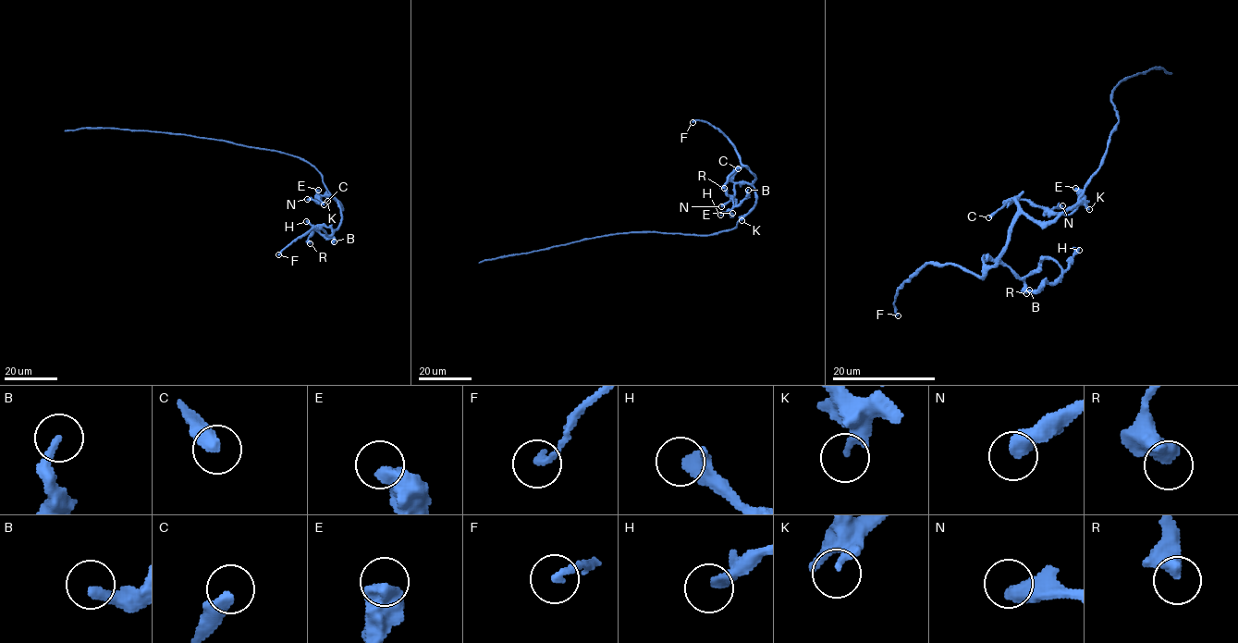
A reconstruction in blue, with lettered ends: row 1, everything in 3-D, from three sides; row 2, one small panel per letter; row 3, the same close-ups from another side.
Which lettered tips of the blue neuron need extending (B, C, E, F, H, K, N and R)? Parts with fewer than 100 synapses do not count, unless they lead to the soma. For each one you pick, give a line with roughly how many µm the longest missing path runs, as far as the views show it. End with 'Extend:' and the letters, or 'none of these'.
Extend: none of these

